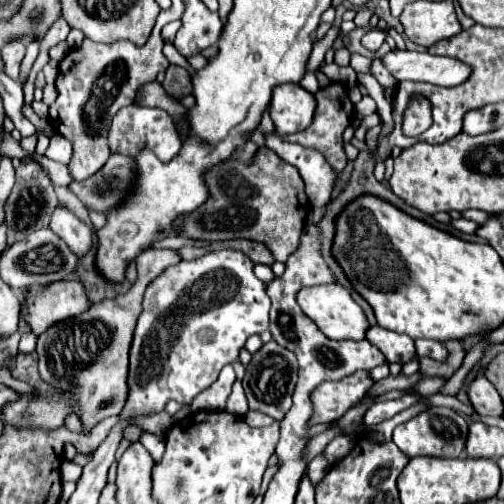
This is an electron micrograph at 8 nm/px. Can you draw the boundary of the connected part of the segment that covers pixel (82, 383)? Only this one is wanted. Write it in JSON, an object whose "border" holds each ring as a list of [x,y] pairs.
{"border":[[[155,248],[143,252],[137,258],[137,282],[127,294],[113,300],[103,300],[83,314],[55,324],[55,328],[49,328],[43,336],[37,338],[39,372],[43,382],[53,390],[71,396],[87,434],[99,420],[121,412],[127,398],[129,346],[141,312],[143,292],[147,284],[159,276],[159,272],[177,262],[181,262],[177,250]]]}

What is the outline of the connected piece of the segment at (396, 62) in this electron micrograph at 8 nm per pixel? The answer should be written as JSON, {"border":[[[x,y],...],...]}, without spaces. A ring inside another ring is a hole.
{"border":[[[393,50],[383,56],[387,70],[399,80],[419,80],[435,86],[459,86],[471,76],[471,66],[447,56],[433,56],[429,52]]]}

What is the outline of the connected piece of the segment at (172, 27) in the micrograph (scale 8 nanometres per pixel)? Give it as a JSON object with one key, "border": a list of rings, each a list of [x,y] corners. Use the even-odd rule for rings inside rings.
{"border":[[[176,20],[164,26],[161,35],[165,42],[173,44],[176,33],[181,27],[181,24],[182,24],[181,20]]]}

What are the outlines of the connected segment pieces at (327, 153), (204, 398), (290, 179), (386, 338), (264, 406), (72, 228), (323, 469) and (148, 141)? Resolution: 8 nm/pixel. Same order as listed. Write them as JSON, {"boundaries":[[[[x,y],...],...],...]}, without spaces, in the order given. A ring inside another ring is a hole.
{"boundaries":[[[[333,82],[329,84],[327,88],[321,88],[317,94],[317,110],[315,110],[315,118],[313,118],[313,124],[303,130],[303,132],[295,132],[291,136],[285,136],[283,140],[287,142],[295,142],[295,144],[301,144],[301,146],[307,146],[307,148],[313,148],[313,150],[319,150],[327,162],[337,170],[341,172],[345,166],[347,166],[347,156],[345,156],[345,150],[343,150],[343,132],[345,128],[349,126],[351,122],[351,116],[353,116],[353,104],[349,100],[349,94],[345,90],[345,86],[341,82]]],[[[227,364],[219,378],[207,388],[203,390],[191,404],[191,412],[199,412],[199,410],[209,410],[209,412],[221,412],[225,408],[227,396],[231,394],[231,386],[235,382],[235,372],[233,366]]],[[[259,148],[255,164],[251,166],[237,160],[219,164],[207,174],[207,186],[211,192],[207,204],[177,222],[179,234],[207,242],[235,238],[257,240],[263,242],[279,262],[285,262],[299,248],[305,214],[311,206],[297,168],[279,160],[275,152]]],[[[381,326],[369,328],[367,340],[373,346],[377,346],[389,362],[407,364],[415,356],[415,344],[409,336],[403,336],[403,334],[391,332],[391,330],[383,330]]],[[[275,340],[263,344],[247,364],[247,372],[243,378],[243,388],[249,400],[249,408],[265,412],[275,420],[283,420],[291,408],[291,394],[297,384],[297,370],[299,366],[297,366],[295,352],[279,346]]],[[[59,204],[53,214],[51,214],[51,222],[49,228],[67,242],[67,246],[77,254],[83,256],[93,242],[93,236],[89,234],[89,226],[85,222],[81,222],[69,208],[65,208],[63,204]]],[[[323,454],[315,456],[315,458],[309,462],[309,470],[307,470],[307,472],[309,472],[309,480],[311,480],[311,484],[317,486],[317,484],[325,478],[327,470],[329,470],[329,462],[325,460],[325,456],[323,456]]],[[[136,104],[121,108],[113,116],[109,132],[107,132],[107,140],[109,140],[111,152],[119,152],[119,154],[125,154],[125,156],[135,156],[135,152],[139,152],[139,148],[151,146],[153,152],[161,160],[171,160],[181,148],[181,140],[177,136],[173,120],[166,111],[159,108],[141,107]]]]}

